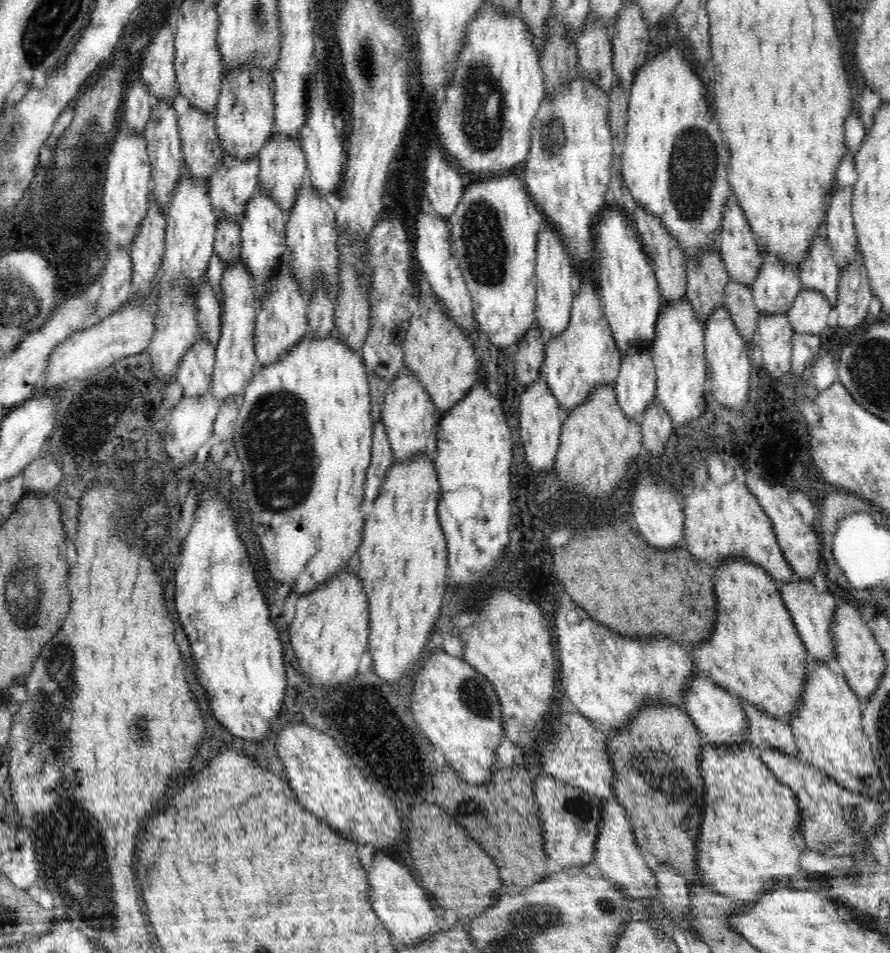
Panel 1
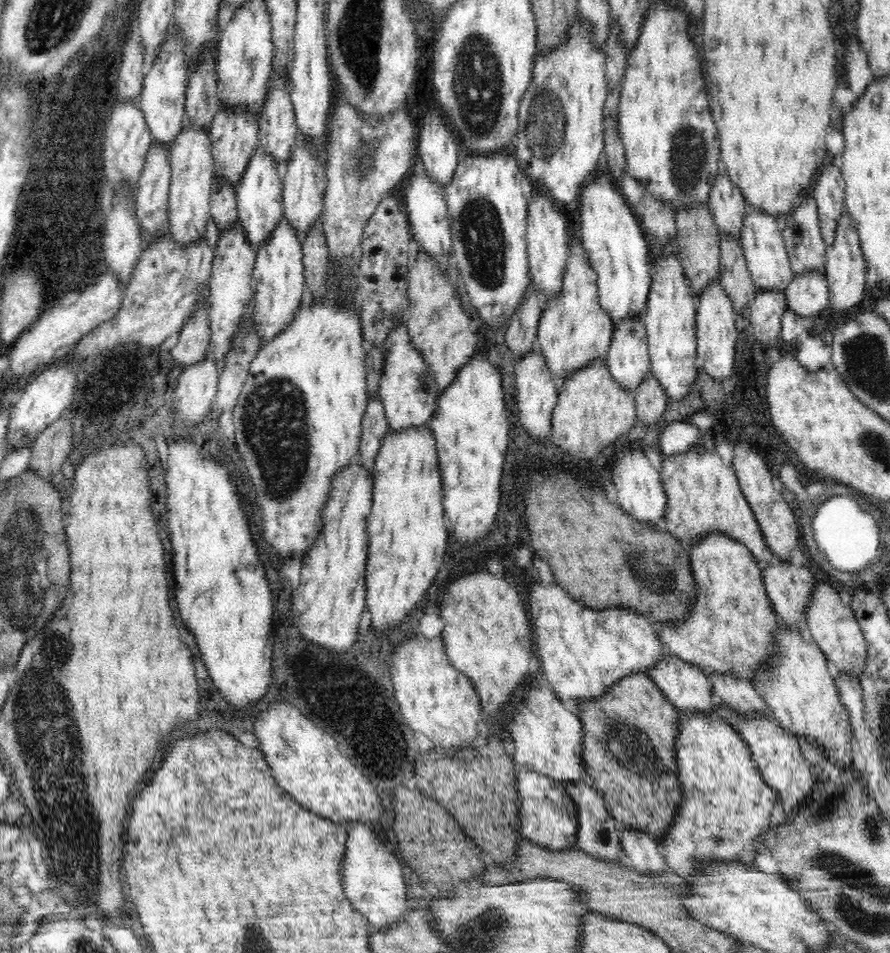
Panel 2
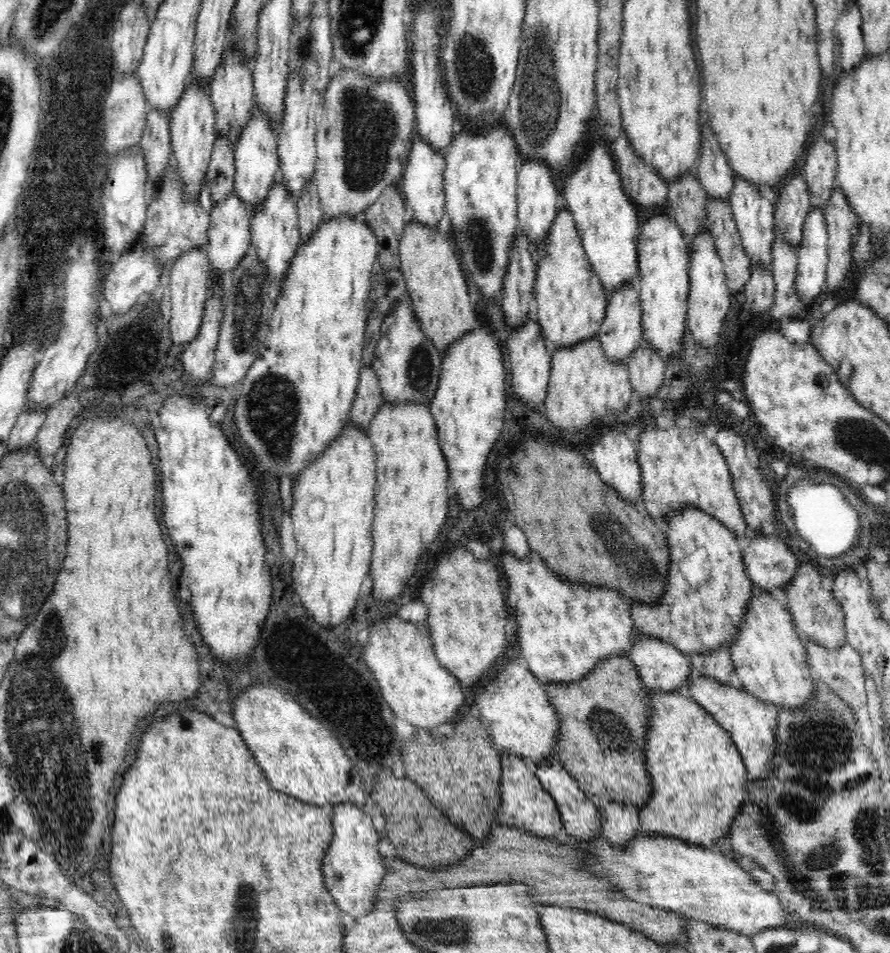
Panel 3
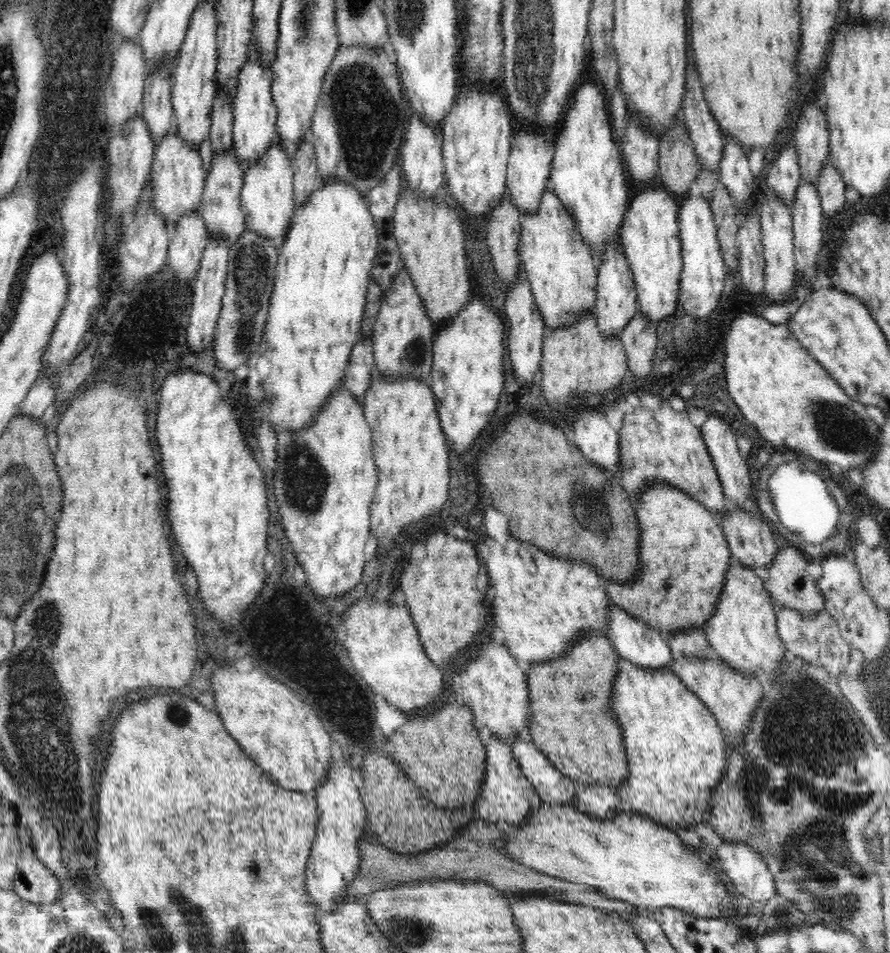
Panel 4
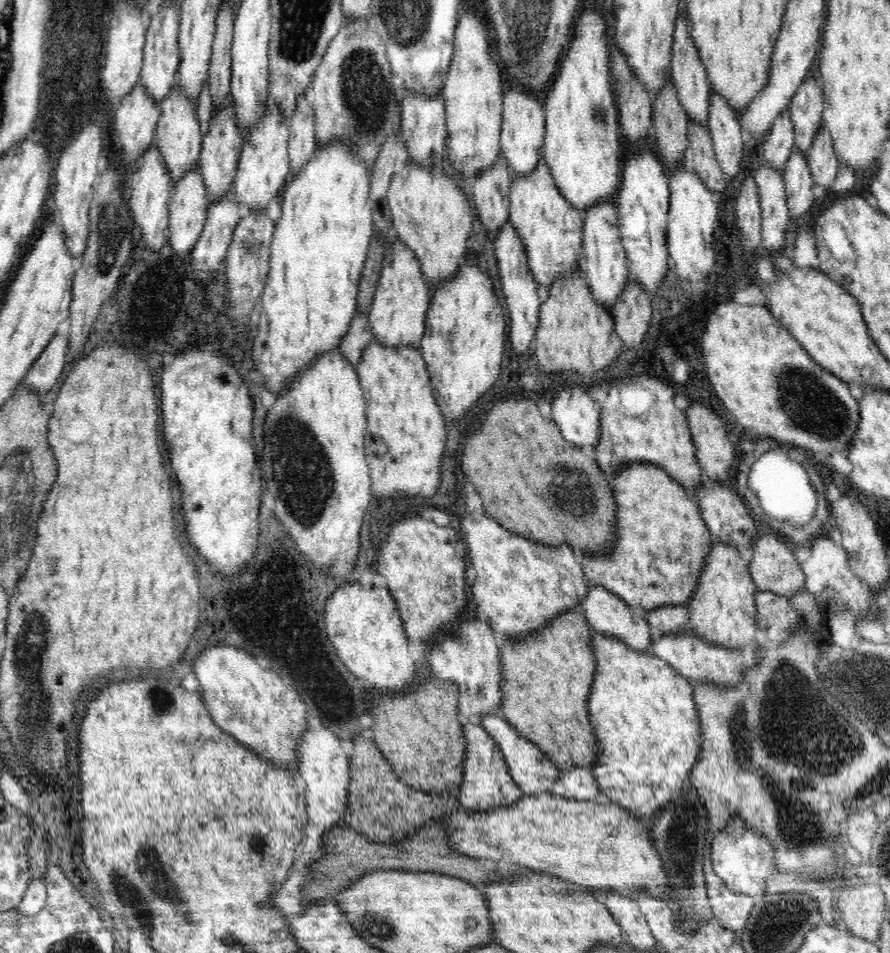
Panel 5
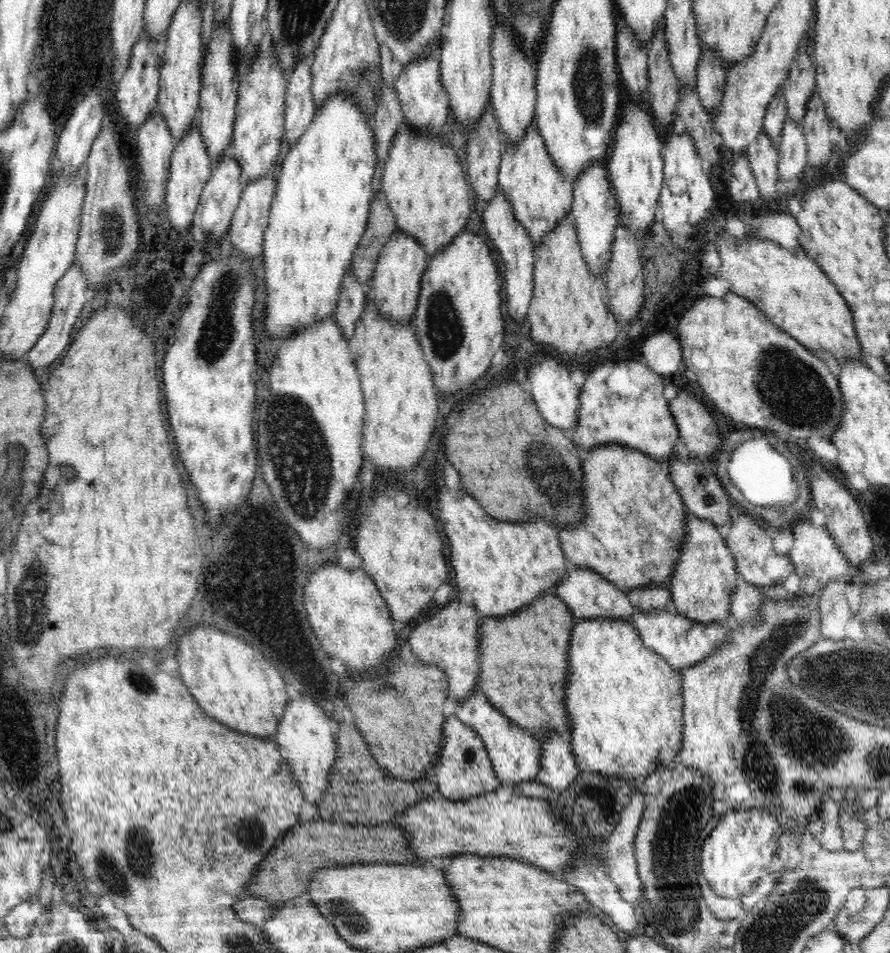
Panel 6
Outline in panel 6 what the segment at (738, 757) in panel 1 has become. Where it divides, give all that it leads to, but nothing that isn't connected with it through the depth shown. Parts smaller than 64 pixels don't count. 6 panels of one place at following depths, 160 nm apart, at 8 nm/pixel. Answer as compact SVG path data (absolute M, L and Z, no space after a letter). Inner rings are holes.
M598 617L593 619L582 619L573 624L571 637L569 638L568 672L567 681L565 682L565 700L568 707L568 723L570 723L569 739L571 750L575 756L580 771L592 772L600 774L606 778L617 778L617 780L625 780L625 782L636 783L636 793L639 793L644 780L650 776L650 772L659 766L659 768L670 769L670 762L682 750L682 740L684 740L684 700L681 686L681 673L675 671L668 661L664 660L657 652L650 650L644 646L643 640L640 638L638 629L630 621L626 621L620 617L608 619Z

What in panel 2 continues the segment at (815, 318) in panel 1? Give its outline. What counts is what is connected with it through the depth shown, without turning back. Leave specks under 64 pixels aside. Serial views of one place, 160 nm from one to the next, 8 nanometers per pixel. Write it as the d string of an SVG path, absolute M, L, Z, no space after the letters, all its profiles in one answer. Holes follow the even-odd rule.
M818 270L795 276L784 291L788 309L801 318L814 319L823 314L829 305L827 279Z

